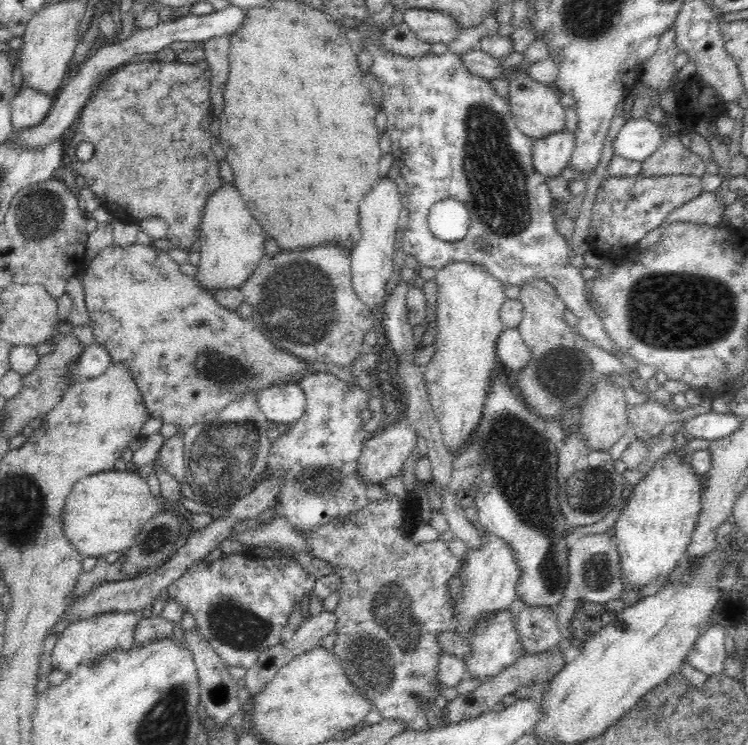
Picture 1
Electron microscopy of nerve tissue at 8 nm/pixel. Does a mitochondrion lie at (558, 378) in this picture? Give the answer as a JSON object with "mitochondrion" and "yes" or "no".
{"mitochondrion":"yes"}

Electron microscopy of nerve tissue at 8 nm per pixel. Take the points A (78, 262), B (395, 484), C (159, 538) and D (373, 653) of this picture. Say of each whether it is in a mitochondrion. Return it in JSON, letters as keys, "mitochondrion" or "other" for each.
{"A":"other","B":"other","C":"mitochondrion","D":"mitochondrion"}

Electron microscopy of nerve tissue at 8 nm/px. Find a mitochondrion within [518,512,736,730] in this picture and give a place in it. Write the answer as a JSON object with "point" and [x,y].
{"point":[596,570]}

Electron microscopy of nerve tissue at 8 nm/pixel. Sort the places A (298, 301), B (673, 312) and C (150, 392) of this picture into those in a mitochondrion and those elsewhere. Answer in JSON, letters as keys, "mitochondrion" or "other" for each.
{"A":"mitochondrion","B":"mitochondrion","C":"other"}

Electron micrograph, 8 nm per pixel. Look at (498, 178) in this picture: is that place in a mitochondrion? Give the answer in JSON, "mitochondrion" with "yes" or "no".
{"mitochondrion":"yes"}

